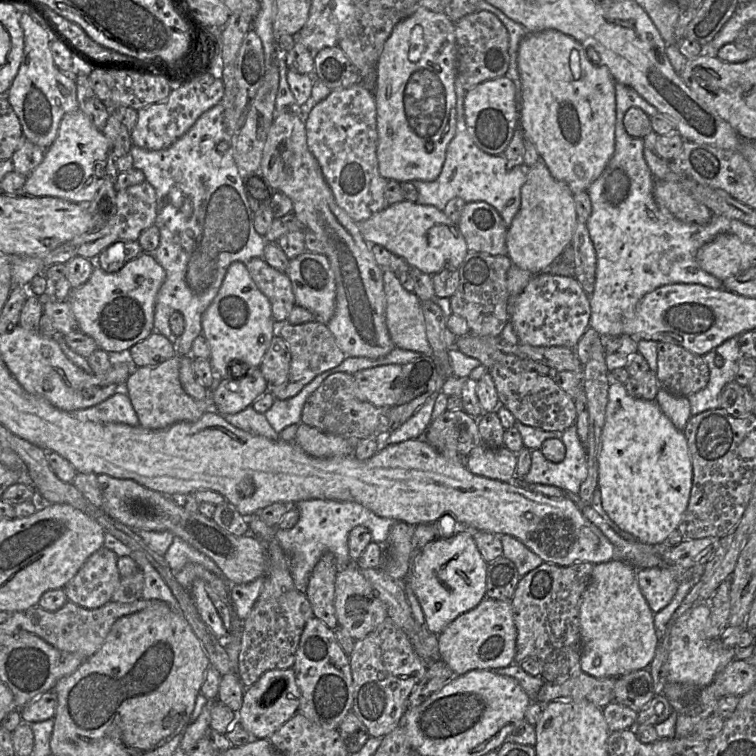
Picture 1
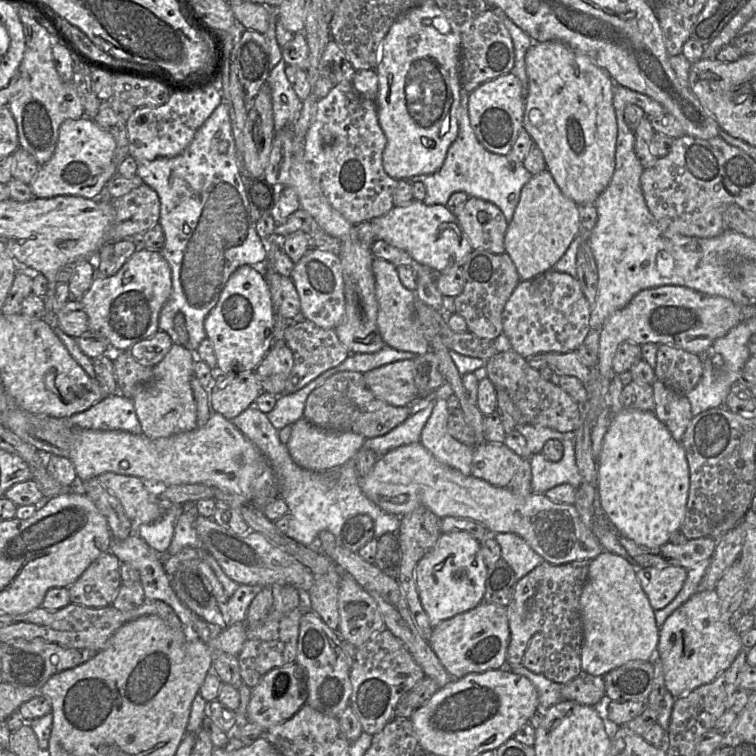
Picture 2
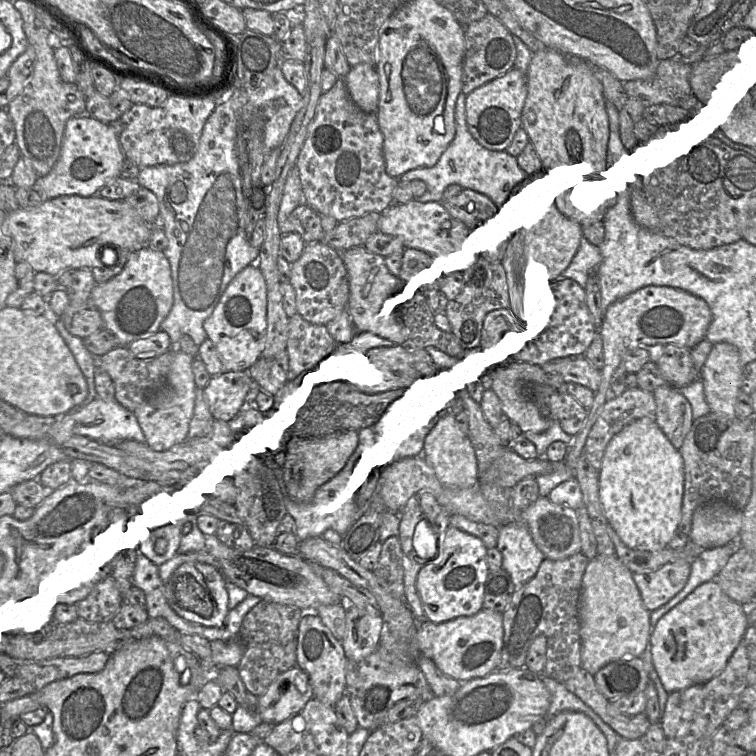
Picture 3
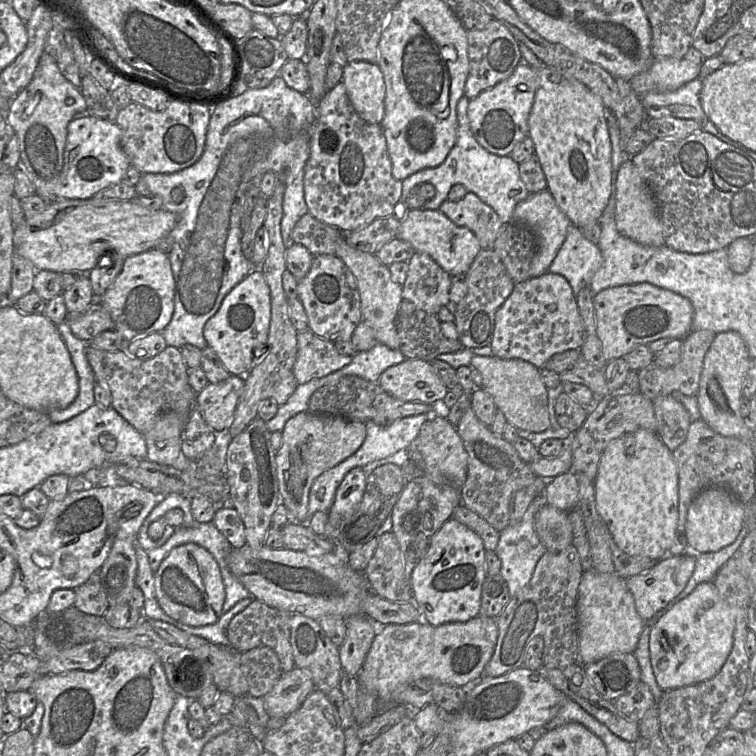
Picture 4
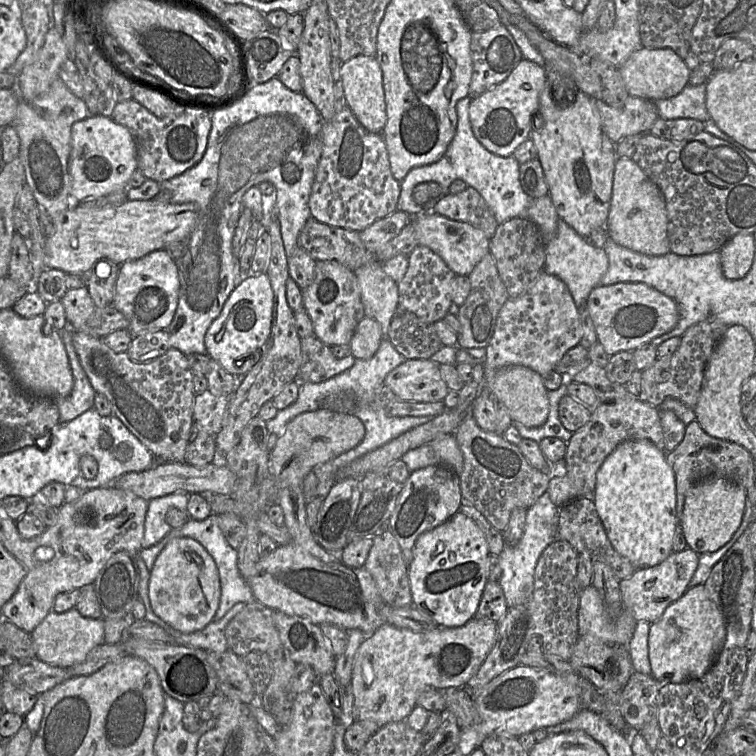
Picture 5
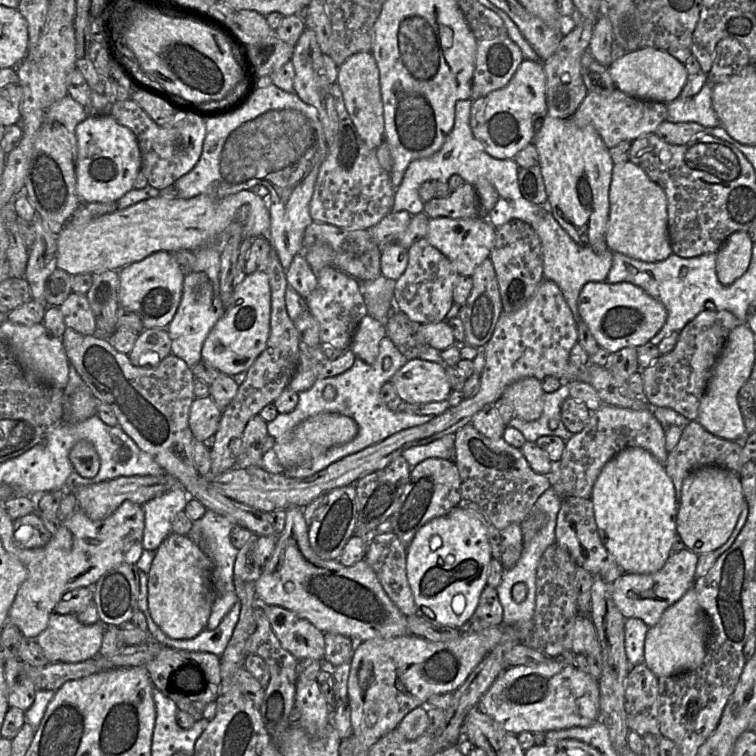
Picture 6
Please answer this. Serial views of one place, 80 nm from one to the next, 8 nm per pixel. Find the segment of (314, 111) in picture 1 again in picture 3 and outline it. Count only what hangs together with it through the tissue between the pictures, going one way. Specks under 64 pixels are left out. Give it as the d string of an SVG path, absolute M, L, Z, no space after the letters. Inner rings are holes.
M338 79L328 92L322 93L316 116L297 160L304 193L304 204L325 219L337 223L348 222L371 213L390 216L398 208L400 182L389 173L386 158L386 138L380 128L377 114L367 114L351 100L343 79Z

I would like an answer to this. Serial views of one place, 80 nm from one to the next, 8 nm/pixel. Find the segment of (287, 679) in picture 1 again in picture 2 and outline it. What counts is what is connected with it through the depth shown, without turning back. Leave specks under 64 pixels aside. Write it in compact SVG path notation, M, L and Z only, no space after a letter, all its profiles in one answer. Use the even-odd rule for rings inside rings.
M296 662L272 669L251 689L251 698L247 706L248 720L267 731L291 718L306 704L307 697L306 673Z

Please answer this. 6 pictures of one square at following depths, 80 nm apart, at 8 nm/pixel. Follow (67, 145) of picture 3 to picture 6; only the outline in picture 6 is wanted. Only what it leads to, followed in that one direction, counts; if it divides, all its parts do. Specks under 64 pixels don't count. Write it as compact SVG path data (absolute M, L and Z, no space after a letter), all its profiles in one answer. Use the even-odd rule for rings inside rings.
M110 114L89 115L76 126L78 154L76 160L76 190L81 201L117 202L133 188L137 174L141 171L141 153L135 134L120 125Z

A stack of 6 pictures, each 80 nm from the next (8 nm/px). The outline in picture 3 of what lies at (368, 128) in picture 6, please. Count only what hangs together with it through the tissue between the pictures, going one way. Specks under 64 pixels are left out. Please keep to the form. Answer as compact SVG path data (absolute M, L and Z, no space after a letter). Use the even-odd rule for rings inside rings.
M353 66L343 81L351 100L360 110L367 114L377 114L380 85L376 66Z

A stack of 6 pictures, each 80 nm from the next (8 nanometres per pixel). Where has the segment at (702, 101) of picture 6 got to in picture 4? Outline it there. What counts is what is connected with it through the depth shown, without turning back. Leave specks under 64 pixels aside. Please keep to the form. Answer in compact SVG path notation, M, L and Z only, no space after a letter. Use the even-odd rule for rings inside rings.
M697 77L674 91L648 92L639 97L648 118L670 116L703 123L707 117L700 101L702 87L702 79Z

